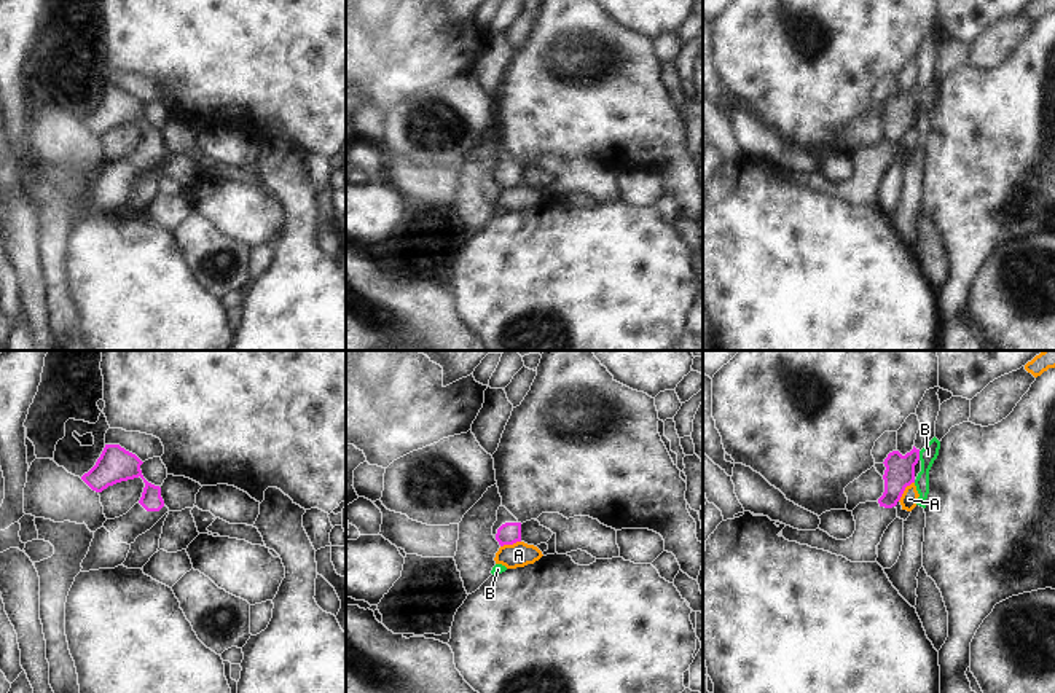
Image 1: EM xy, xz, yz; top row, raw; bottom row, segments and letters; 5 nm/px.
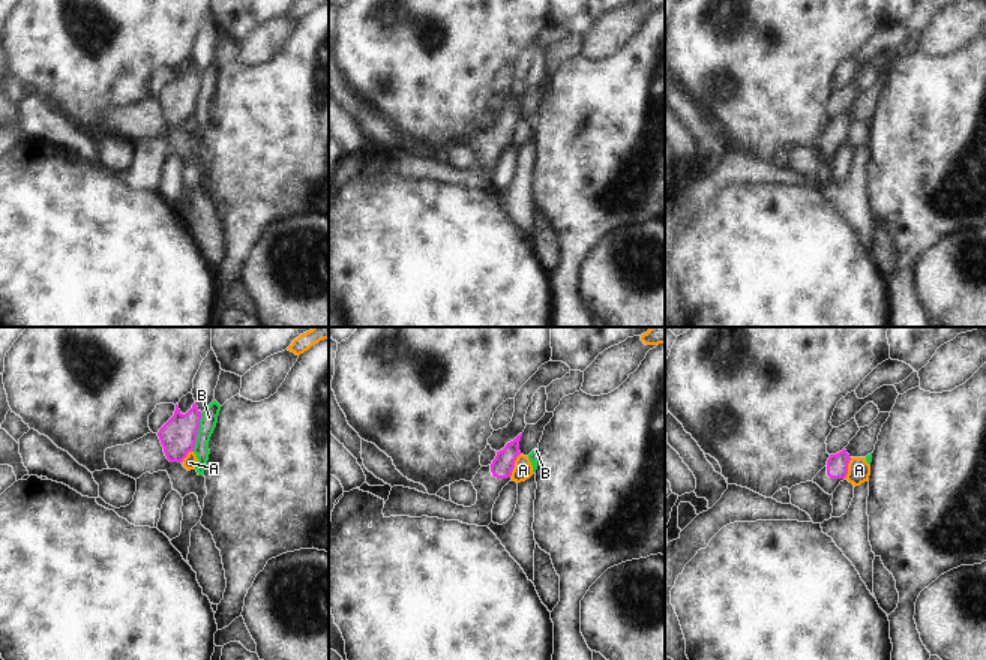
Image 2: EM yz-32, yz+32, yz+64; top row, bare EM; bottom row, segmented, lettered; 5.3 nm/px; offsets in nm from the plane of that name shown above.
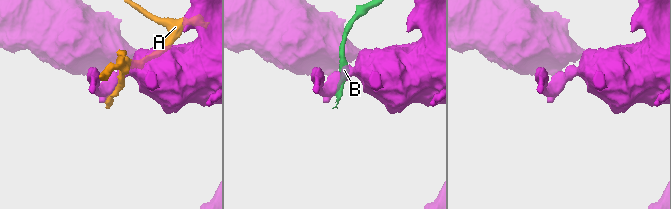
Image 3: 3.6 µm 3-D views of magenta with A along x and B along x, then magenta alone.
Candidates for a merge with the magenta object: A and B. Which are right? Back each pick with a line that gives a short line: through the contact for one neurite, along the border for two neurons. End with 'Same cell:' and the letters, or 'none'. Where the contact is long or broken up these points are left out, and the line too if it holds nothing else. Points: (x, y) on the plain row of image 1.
Same cell: none

